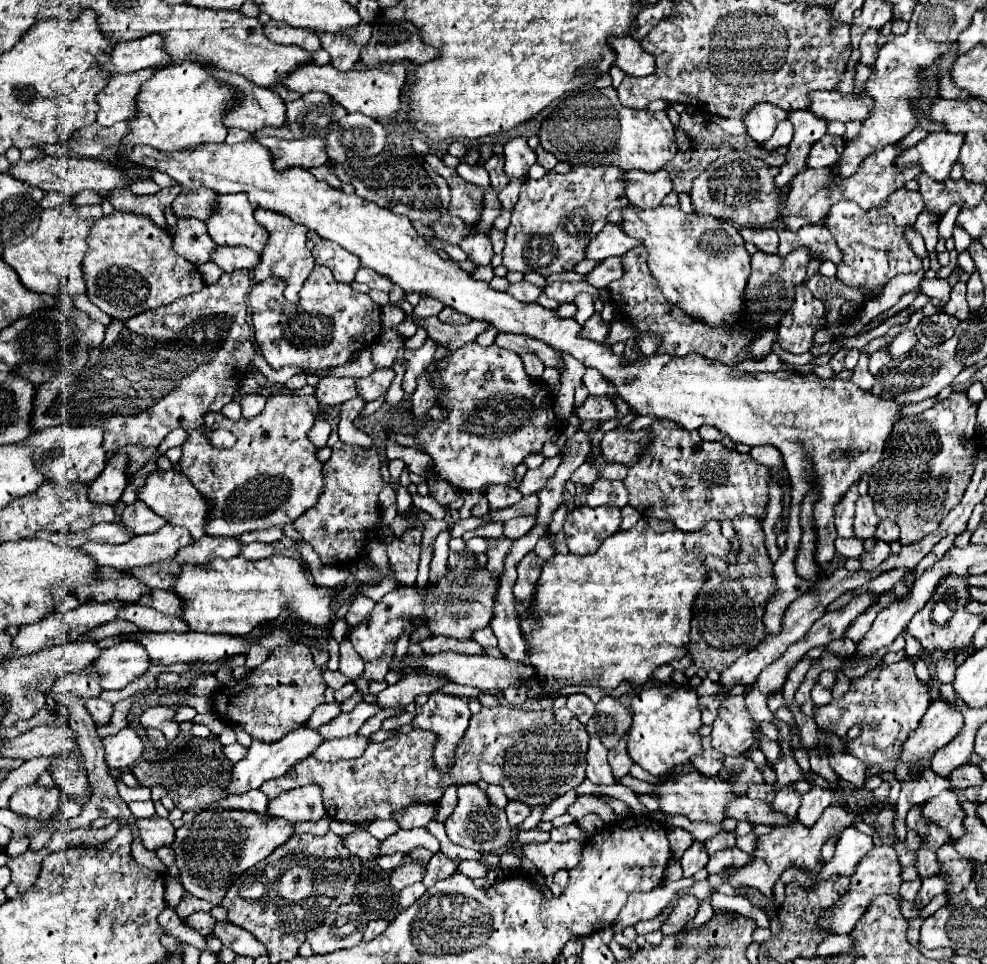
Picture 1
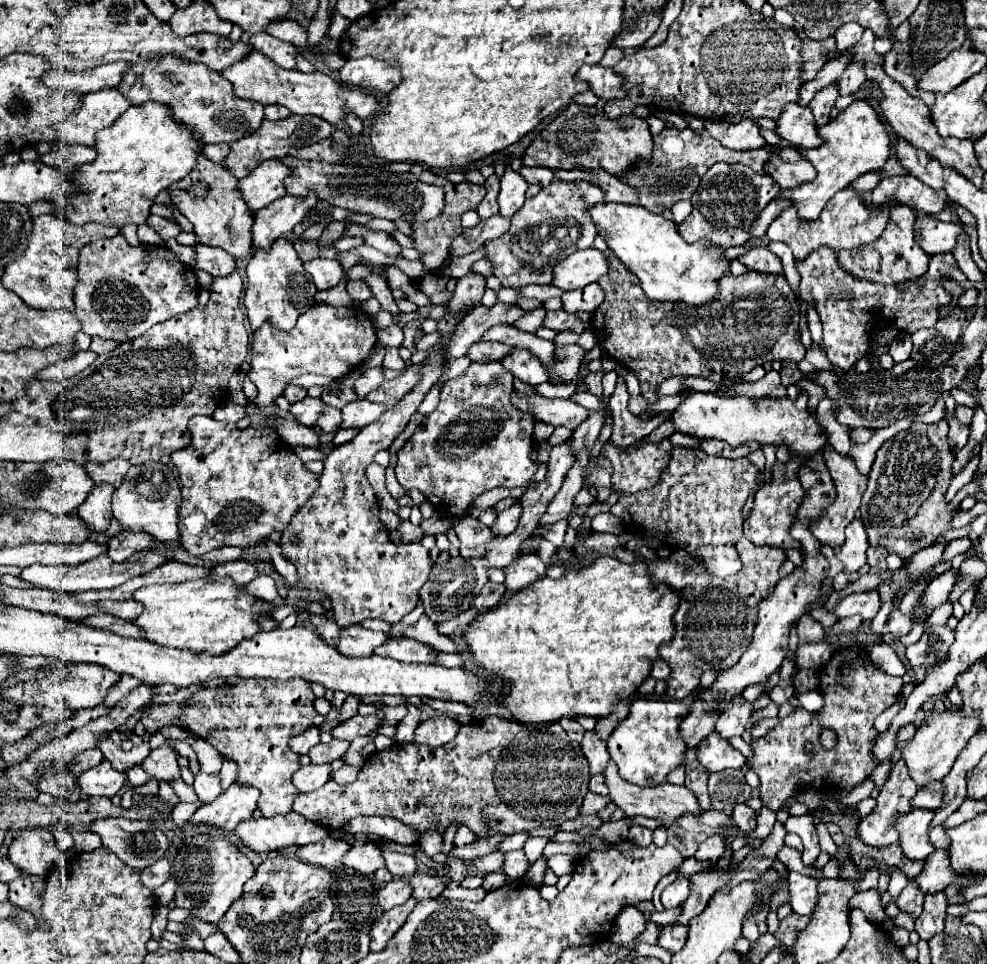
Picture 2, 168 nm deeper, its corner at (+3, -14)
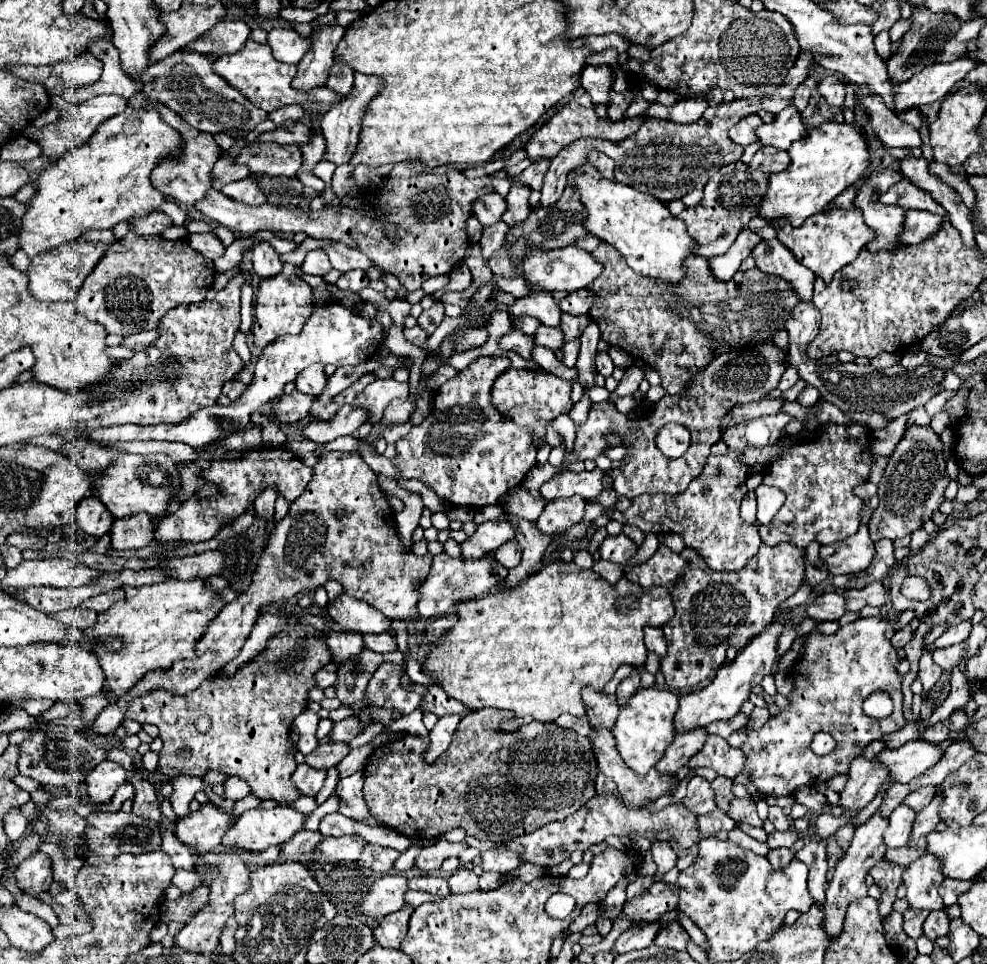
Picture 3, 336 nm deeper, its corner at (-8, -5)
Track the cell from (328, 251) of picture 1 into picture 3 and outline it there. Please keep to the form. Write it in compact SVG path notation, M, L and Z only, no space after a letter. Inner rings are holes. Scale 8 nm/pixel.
M310 251L302 263L302 271L310 275L326 275L330 271L330 261L324 251Z

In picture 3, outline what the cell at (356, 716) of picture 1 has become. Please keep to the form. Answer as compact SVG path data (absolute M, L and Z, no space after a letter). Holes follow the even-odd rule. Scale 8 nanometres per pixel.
M322 743L314 749L314 753L306 755L306 765L314 769L330 769L330 767L336 767L348 755L348 751L350 751L348 745Z

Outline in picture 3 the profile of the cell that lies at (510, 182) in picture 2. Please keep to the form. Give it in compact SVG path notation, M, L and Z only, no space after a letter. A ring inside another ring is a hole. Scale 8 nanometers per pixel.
M512 179L512 189L510 189L510 195L506 197L506 203L508 203L508 209L506 213L502 215L502 221L508 225L508 227L514 227L518 223L522 223L528 215L530 215L530 205L528 205L528 197L530 197L530 189L516 183Z

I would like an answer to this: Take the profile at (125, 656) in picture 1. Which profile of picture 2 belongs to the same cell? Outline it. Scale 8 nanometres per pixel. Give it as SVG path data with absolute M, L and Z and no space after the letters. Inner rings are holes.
M73 664L73 666L55 666L49 670L49 674L43 680L27 680L19 682L11 688L3 690L3 696L13 700L15 704L35 704L35 706L49 706L49 708L65 708L65 710L81 710L81 708L93 708L99 706L109 688L115 686L121 680L121 676L113 670L107 670L105 666L97 664Z

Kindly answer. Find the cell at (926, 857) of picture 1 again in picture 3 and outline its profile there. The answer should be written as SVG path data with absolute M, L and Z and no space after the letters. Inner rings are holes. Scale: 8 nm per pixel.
M906 909L904 913L904 933L912 939L918 939L922 935L922 923L928 917L928 913L924 909Z

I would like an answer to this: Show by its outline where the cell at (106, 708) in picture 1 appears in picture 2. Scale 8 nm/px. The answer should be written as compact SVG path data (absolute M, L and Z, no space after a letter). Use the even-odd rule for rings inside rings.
M109 734L103 736L103 738L97 742L97 748L99 748L99 750L103 752L103 756L105 756L115 768L119 768L119 770L127 770L127 768L131 768L131 766L135 766L135 764L141 764L143 758L147 758L147 754L151 752L149 742L143 742L141 746L133 748L131 752L125 752L125 750L121 750L121 748L111 740Z

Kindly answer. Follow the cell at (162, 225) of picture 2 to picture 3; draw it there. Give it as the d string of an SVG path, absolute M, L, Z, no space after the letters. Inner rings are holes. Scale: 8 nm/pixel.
M160 211L148 213L146 217L140 217L140 219L130 219L130 231L134 231L140 237L162 233L168 225L172 225L172 219Z

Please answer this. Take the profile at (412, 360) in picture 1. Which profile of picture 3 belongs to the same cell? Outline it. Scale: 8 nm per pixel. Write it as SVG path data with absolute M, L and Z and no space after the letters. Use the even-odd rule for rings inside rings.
M376 379L366 385L366 389L354 399L354 407L368 411L368 421L378 423L384 417L384 409L392 399L408 399L408 383L400 383L396 379Z

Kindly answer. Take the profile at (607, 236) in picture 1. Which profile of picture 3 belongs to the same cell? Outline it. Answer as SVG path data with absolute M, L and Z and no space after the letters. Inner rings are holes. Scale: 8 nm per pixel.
M560 247L560 249L528 249L522 261L522 269L524 269L524 279L528 283L528 287L532 291L578 291L584 289L586 285L590 285L590 281L594 281L598 277L598 273L602 273L602 265L598 265L598 261L594 261L594 257L590 257L588 251L582 251L578 247Z

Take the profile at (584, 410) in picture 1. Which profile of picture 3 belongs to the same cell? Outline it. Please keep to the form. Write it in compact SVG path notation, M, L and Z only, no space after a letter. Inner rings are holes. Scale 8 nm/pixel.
M510 367L502 375L496 377L496 381L492 385L490 399L500 415L514 421L516 425L530 427L532 429L532 445L536 449L542 449L546 445L546 439L544 439L546 437L546 431L544 431L546 423L572 409L570 391L572 391L570 381L564 381L544 369L536 369L536 367L514 369L514 367Z

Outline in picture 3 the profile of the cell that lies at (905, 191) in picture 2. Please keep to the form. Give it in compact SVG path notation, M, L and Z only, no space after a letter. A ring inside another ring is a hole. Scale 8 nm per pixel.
M902 179L898 185L892 185L882 197L882 203L886 205L898 205L902 209L924 209L936 215L946 215L946 211L942 209L942 205L938 205L930 193L922 193L922 189L918 189L916 185L910 185L910 181Z

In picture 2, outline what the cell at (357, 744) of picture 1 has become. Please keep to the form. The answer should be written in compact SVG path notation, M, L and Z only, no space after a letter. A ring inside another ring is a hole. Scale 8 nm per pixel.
M307 764L295 772L295 788L299 792L311 792L321 788L331 776L331 764Z

